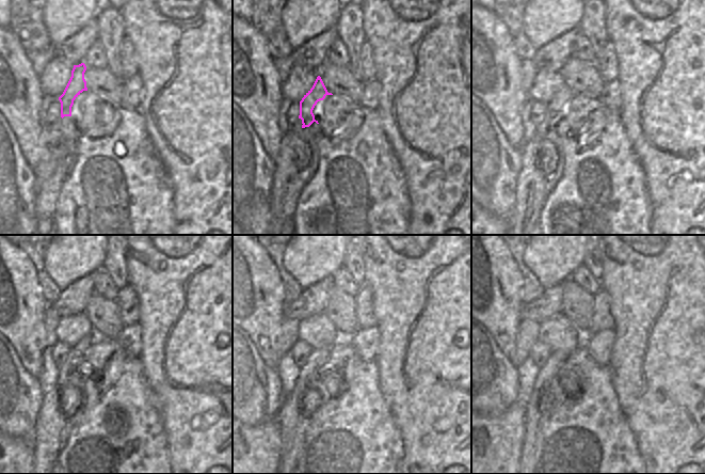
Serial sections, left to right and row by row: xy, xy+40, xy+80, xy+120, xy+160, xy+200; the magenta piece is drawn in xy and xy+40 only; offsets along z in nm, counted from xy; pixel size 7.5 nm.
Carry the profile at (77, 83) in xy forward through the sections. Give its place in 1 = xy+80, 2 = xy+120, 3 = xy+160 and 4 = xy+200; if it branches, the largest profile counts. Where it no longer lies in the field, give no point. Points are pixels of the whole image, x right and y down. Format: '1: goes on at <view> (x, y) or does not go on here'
1: goes on at xy+80 (556, 109)
2: goes on at xy+120 (71, 367)
3: goes on at xy+160 (313, 367)
4: goes on at xy+200 (534, 419)

